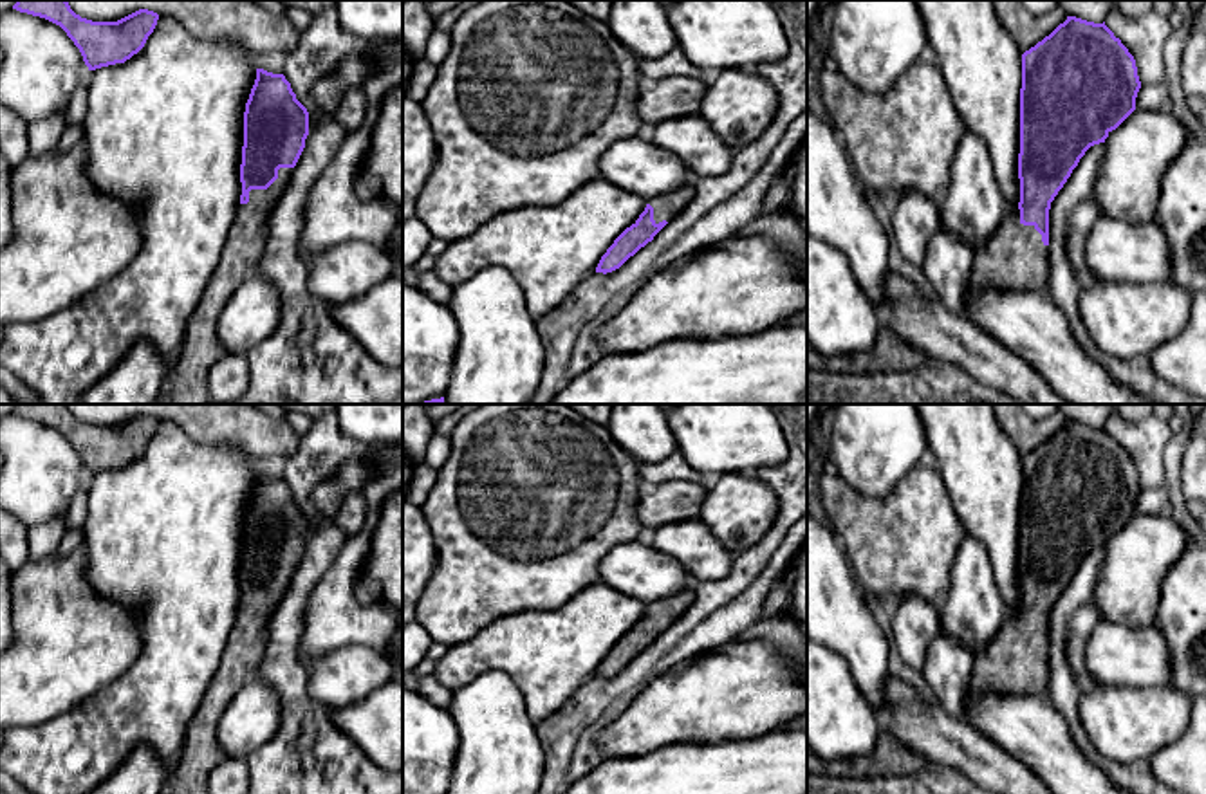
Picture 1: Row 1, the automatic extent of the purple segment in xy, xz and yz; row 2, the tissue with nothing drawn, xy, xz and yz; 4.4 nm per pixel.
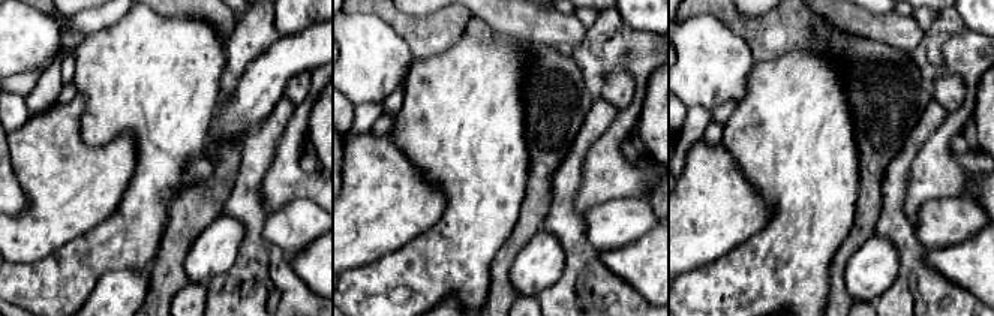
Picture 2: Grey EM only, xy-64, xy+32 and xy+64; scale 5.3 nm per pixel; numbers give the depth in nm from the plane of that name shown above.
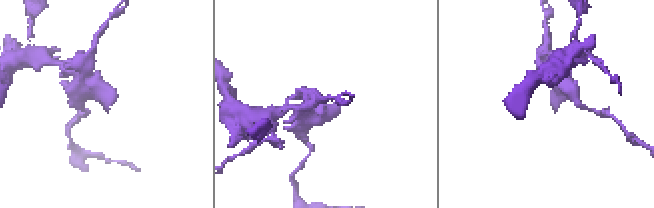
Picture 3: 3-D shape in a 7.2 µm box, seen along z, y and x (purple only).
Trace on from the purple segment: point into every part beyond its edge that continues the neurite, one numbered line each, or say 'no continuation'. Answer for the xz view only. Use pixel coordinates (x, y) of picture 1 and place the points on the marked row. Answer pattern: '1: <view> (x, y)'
1: xz (667, 206)

